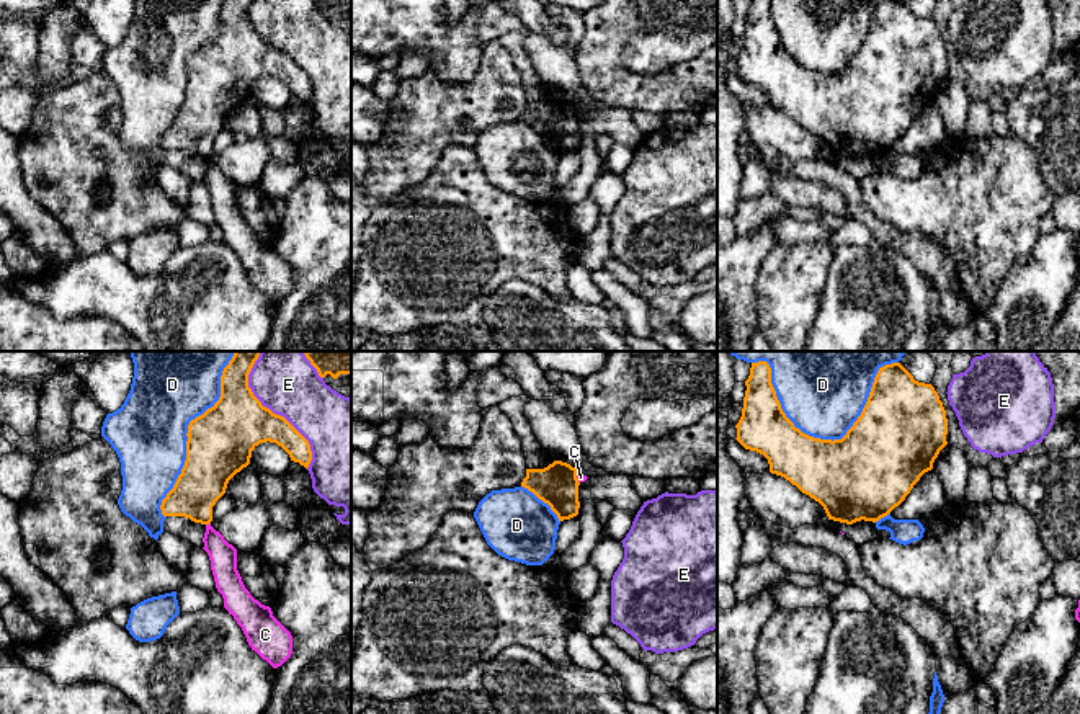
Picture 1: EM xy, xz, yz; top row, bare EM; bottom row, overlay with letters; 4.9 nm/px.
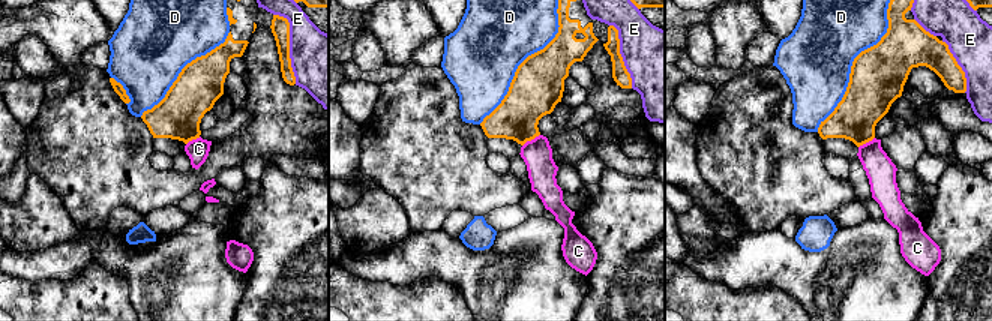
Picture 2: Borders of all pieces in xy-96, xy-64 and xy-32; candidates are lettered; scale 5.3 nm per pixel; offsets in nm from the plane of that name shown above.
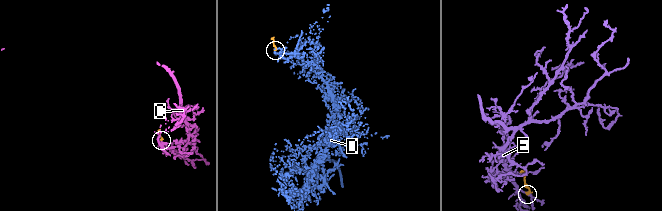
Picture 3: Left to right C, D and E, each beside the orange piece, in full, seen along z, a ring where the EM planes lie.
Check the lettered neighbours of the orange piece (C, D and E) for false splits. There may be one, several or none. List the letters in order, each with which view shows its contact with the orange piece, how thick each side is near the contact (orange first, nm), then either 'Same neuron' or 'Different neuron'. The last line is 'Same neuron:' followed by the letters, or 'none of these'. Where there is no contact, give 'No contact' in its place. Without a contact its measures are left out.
C: Touches orange in xy. Thickness 240 nm (orange) against 140 nm. Different neuron
D: Touches orange in yz. Thickness 420 nm (orange) against 360 nm. Different neuron
E: Touches orange in xy. Thickness 280 nm (orange) against 280 nm. Different neuron
Same neuron: none of these

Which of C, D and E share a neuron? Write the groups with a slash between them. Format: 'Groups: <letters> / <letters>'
Groups: C / D / E

